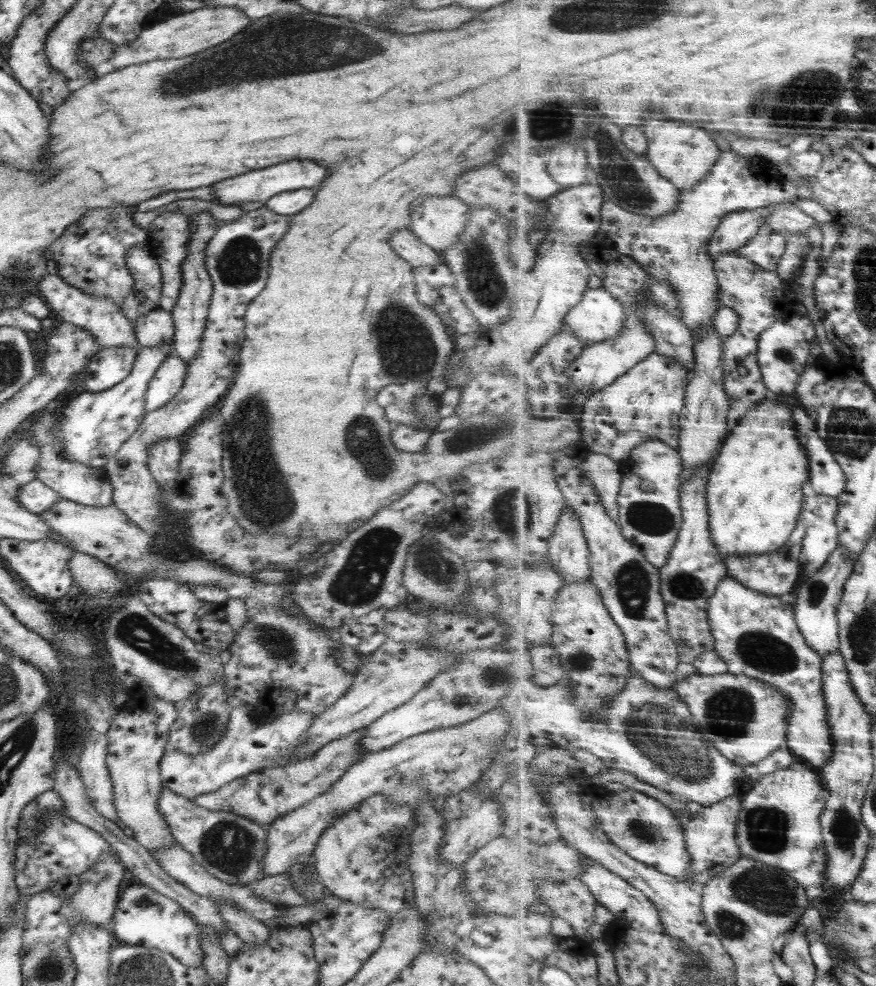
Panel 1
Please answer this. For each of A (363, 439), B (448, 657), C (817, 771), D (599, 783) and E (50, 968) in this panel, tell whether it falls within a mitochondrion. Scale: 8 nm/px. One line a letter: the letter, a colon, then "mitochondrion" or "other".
A: mitochondrion
B: other
C: other
D: other
E: mitochondrion

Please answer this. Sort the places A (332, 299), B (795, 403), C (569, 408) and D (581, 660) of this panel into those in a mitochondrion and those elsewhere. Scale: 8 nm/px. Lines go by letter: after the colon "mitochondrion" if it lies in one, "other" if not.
A: other
B: other
C: other
D: mitochondrion

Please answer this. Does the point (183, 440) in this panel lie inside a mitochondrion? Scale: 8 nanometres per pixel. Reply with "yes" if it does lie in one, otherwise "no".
no

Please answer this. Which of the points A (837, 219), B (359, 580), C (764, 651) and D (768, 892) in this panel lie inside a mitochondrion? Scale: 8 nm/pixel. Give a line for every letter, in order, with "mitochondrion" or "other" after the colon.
A: other
B: mitochondrion
C: mitochondrion
D: mitochondrion

